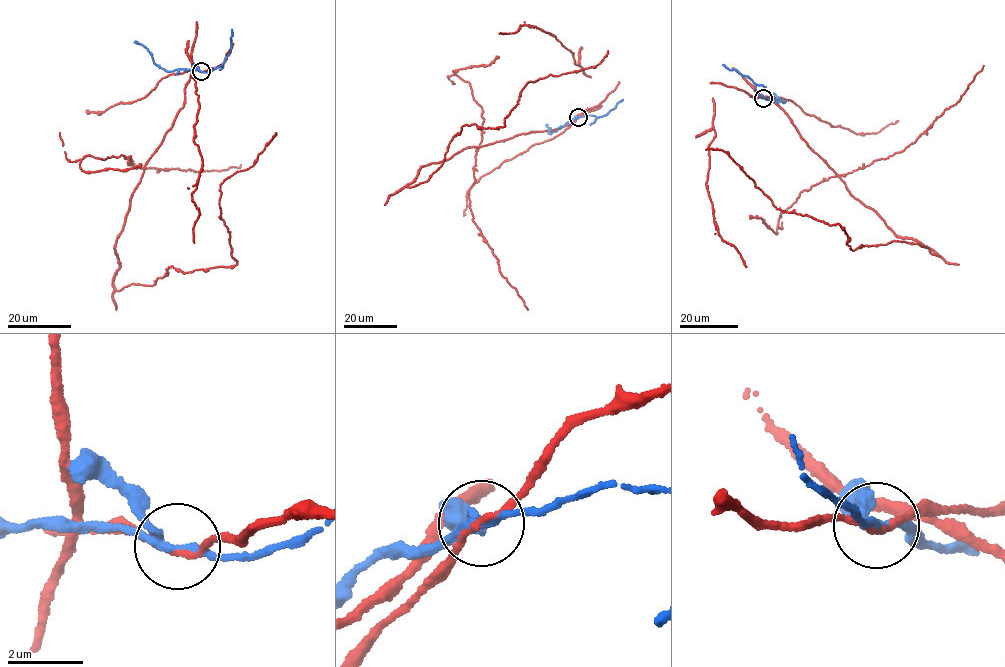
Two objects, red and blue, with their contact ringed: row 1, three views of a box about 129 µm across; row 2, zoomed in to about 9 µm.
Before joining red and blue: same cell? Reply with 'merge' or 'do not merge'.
do not merge

